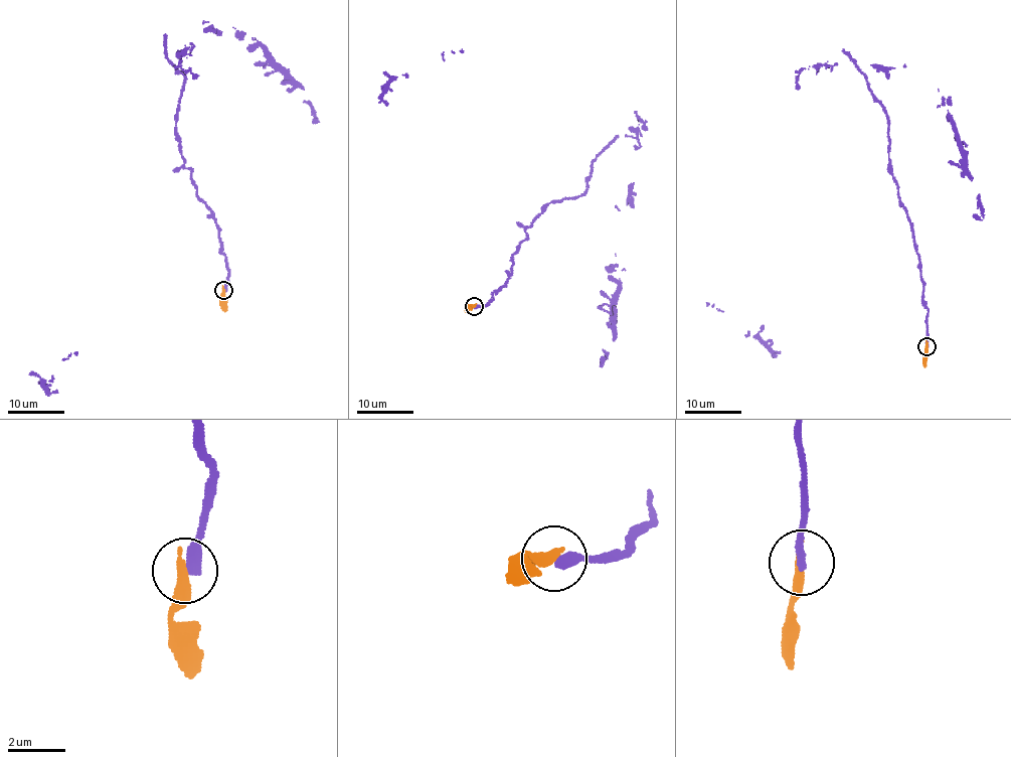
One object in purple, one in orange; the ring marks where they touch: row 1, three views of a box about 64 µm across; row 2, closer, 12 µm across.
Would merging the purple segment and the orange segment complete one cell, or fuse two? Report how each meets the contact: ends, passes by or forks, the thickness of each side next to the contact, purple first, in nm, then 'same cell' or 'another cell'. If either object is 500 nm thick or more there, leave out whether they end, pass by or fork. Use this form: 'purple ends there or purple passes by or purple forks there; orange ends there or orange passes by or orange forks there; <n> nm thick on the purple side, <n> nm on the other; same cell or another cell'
purple ends there; orange ends there; 340 nm thick on the purple side, 380 nm on the other; another cell

